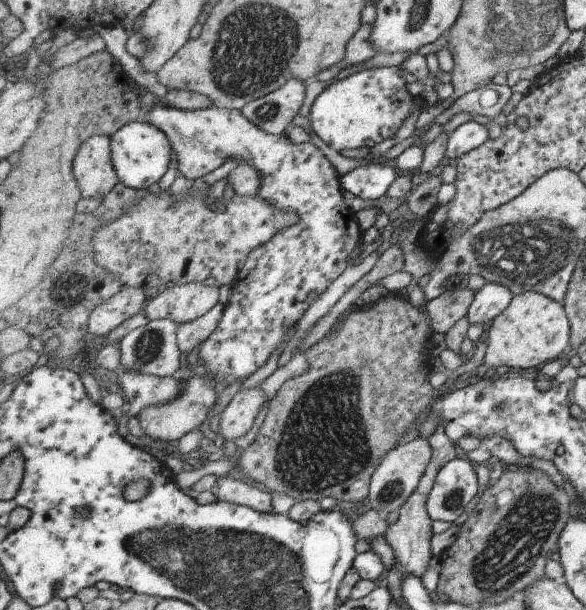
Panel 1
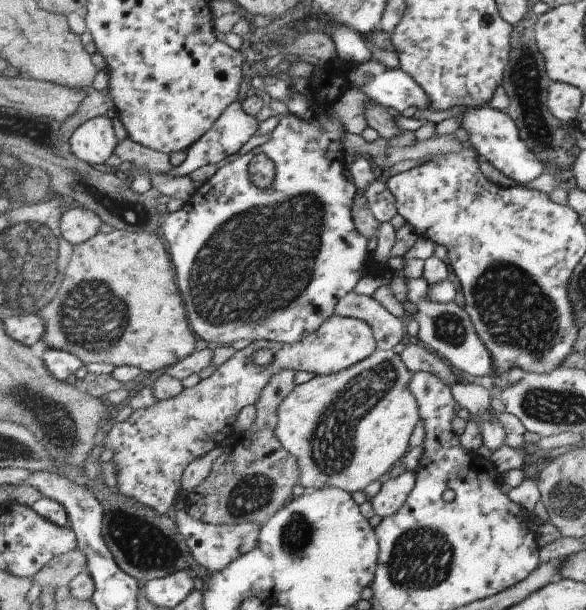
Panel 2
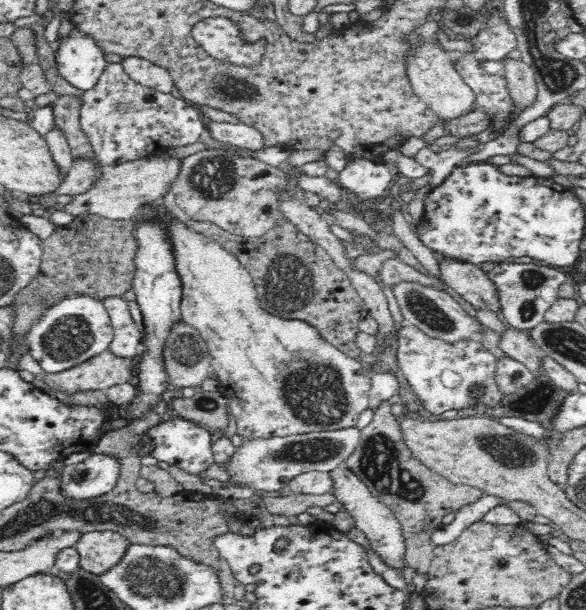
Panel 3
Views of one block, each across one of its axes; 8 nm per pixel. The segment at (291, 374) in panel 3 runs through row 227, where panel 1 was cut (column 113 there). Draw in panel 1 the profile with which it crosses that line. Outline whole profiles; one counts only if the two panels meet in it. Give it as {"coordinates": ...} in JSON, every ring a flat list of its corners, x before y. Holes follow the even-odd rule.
{"coordinates":[[94,136,79,148,74,174,82,196,100,197,109,204,108,196,120,183,114,167,110,136]]}

